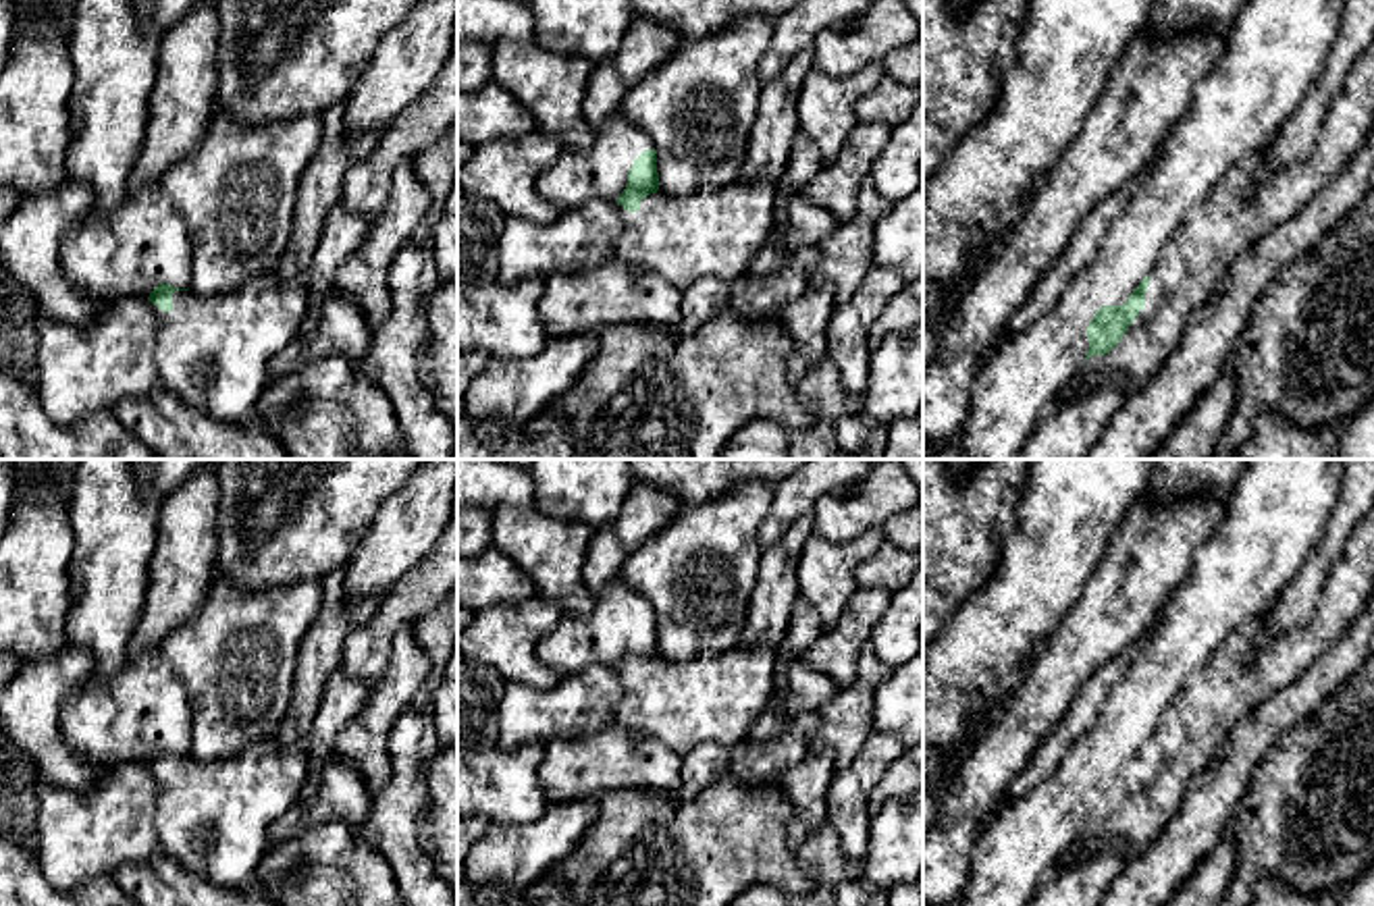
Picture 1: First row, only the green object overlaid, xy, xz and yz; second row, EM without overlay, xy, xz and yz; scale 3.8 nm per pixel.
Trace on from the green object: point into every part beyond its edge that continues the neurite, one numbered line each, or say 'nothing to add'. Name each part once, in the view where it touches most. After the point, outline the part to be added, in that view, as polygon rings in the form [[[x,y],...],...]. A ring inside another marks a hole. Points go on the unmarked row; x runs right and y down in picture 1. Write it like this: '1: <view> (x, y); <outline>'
1: yz (1250, 668); [[[1374,509],[1364,517],[1345,553],[1328,571],[1328,580],[1312,619],[1280,636],[1266,636],[1266,613],[1237,630],[1212,659],[1187,682],[1168,707],[1152,738],[1145,771],[1120,808],[1106,821],[1089,823],[1060,858],[1058,869],[1091,854],[1110,854],[1120,844],[1129,856],[1145,852],[1177,815],[1189,783],[1199,775],[1228,731],[1270,696],[1295,684],[1330,646],[1335,646],[1359,617],[1374,590]]]

